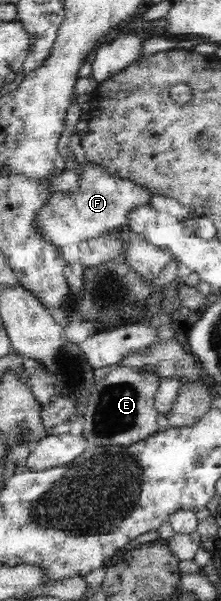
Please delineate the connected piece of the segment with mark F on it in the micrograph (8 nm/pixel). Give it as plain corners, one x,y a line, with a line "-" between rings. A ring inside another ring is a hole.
84,163
78,179
78,189
70,194
53,194
37,213
37,229
50,245
79,245
81,241
126,227
129,214
140,205
150,204
149,189
133,181
114,176
96,163

